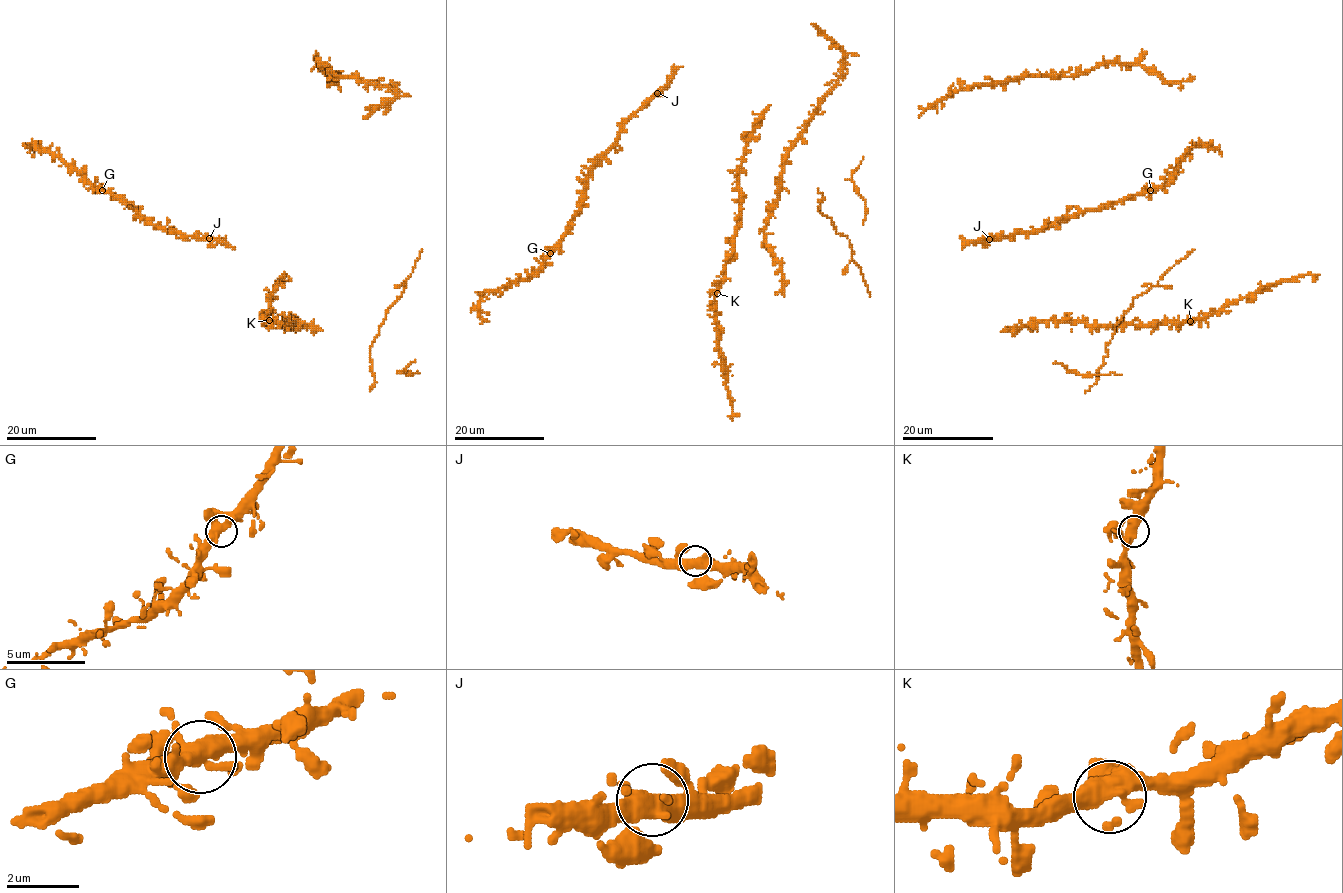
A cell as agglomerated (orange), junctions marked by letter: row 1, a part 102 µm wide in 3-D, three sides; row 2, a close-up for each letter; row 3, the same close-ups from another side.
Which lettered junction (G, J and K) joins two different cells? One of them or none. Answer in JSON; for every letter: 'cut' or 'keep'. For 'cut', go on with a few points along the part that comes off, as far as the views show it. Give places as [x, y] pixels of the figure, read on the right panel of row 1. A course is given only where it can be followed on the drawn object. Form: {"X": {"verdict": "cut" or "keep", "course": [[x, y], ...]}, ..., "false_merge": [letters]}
{"G": {"verdict": "keep"}, "J": {"verdict": "keep"}, "K": {"verdict": "keep"}, "false_merge": []}

